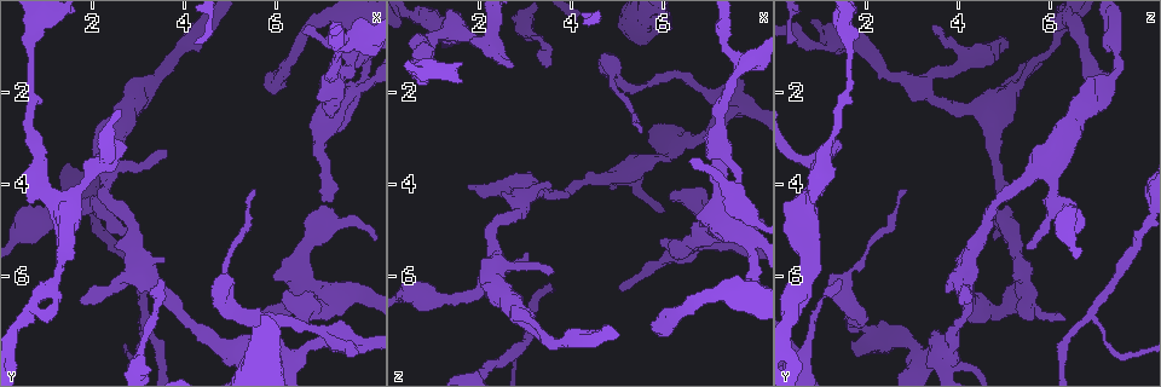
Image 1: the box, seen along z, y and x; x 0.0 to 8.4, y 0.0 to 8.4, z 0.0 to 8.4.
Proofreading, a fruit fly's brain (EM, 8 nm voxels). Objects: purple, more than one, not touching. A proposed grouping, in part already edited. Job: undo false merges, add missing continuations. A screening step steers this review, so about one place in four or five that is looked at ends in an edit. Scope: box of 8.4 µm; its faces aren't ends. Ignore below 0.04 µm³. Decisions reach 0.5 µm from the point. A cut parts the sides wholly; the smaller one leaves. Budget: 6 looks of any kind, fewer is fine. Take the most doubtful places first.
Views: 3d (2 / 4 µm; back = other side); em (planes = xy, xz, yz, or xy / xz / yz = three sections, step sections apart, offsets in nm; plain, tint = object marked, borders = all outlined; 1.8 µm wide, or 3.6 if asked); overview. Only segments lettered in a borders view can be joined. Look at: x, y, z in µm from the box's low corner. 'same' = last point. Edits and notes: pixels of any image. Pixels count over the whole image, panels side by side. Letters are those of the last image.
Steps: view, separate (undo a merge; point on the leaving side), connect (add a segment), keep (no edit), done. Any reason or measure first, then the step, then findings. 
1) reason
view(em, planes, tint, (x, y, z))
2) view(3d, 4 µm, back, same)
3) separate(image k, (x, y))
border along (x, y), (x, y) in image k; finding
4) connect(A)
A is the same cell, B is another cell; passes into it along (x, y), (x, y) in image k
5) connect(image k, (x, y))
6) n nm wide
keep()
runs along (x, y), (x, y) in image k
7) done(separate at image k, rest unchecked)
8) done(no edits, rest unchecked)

a fork
view(em, planes, borders, (3.20, 6.85, 6.90))

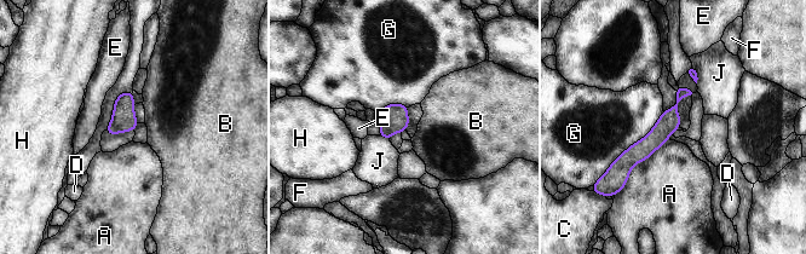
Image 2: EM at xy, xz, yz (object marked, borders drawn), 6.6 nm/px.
G touches over 550 nm
separate(image 2, (384, 131))
A, B, C, D, E, F, G, H and J are other cells; border along (383, 122), (391, 134) in image 2; a second neuron is stuck on

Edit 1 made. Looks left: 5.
view(3d, 2 µm, back, (6.20, 6.35, 4.35))

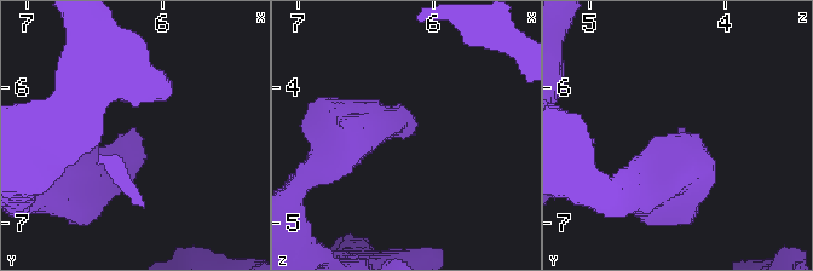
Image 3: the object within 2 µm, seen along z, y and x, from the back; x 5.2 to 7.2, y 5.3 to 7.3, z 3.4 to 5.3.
view(em, planes, borders, (6.20, 6.32, 4.34))

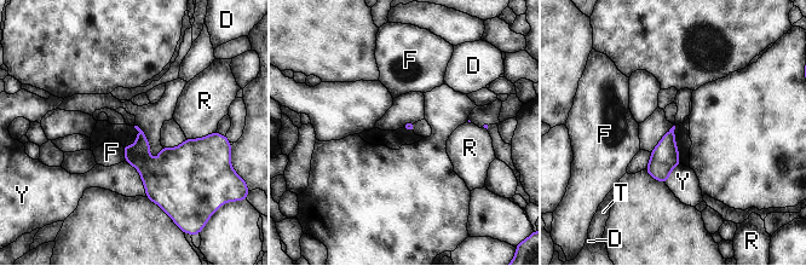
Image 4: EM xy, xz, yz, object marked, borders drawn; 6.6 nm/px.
keep()
D, F, R, T and Y are other cells; border along (122, 146), (125, 160) in image 4; no lettered segment goes on from it

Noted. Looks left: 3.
branch stops here
view(em, yz, step 16, tint, (2.70, 3.20, 1.35))

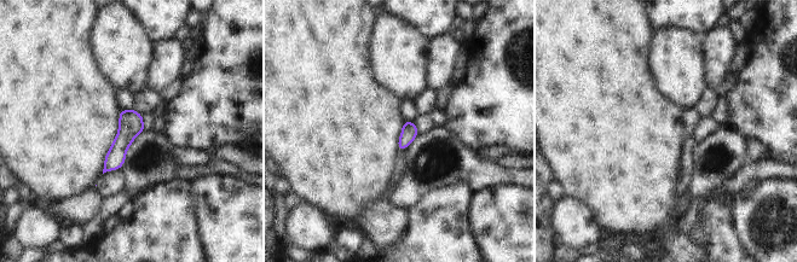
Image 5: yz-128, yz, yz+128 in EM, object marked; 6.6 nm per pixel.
view(em, planes, borders, same)

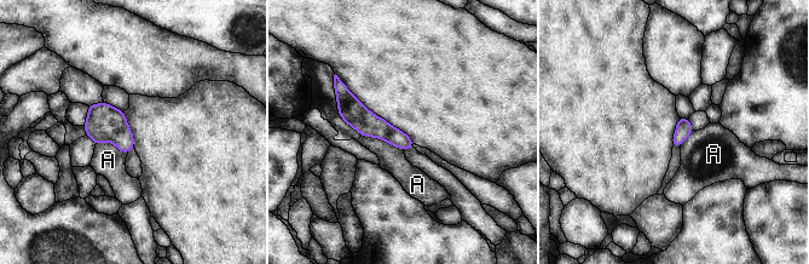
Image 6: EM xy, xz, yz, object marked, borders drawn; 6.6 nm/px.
A touches over 300 nm
keep()
A is another cell; none of them fits

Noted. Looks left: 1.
done(separate at image 2, rest unchecked)

